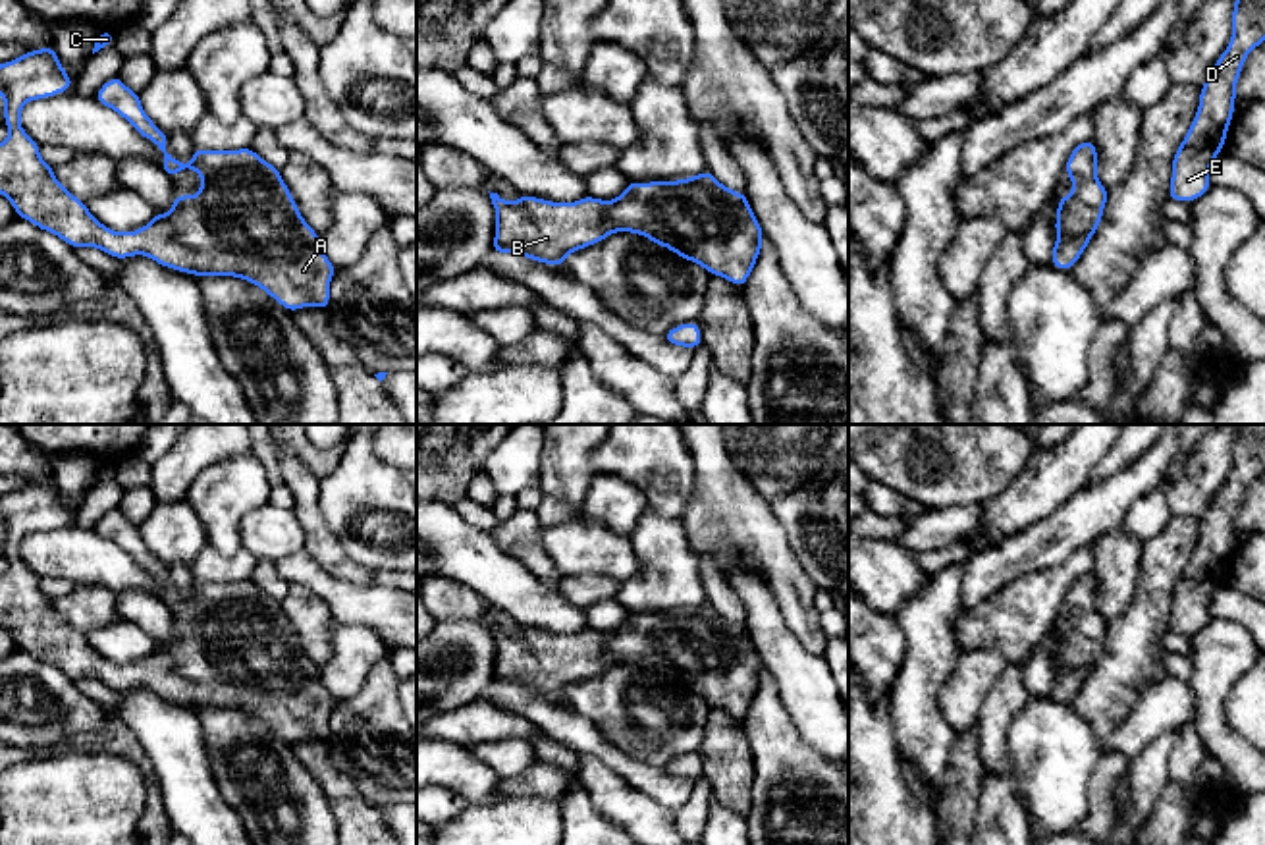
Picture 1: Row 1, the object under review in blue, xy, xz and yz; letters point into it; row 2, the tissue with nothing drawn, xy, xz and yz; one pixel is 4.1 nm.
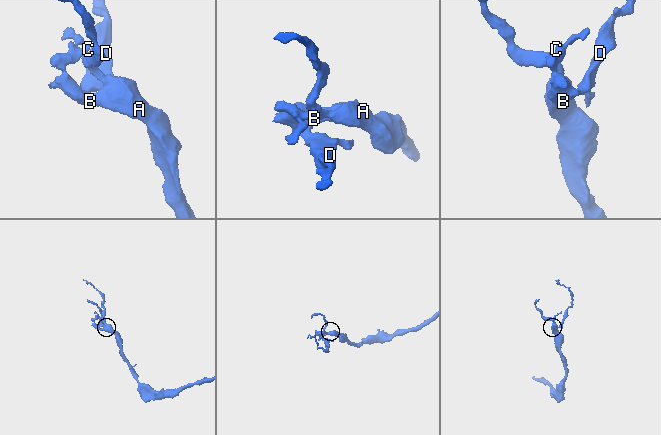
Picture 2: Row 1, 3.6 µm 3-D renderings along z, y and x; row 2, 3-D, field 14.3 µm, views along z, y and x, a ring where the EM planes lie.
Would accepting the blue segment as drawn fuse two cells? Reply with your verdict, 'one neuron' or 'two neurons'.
one neuron

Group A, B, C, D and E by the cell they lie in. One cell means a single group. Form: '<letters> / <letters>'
A B C D E

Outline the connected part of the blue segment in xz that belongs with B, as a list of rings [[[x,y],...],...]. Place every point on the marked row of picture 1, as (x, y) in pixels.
[[[710,170],[675,181],[631,181],[613,201],[586,195],[575,203],[552,203],[521,193],[517,203],[490,193],[496,208],[492,253],[521,255],[550,266],[563,266],[565,257],[600,243],[611,233],[640,233],[652,243],[700,264],[710,276],[721,276],[742,287],[760,257],[764,232],[744,193],[719,183]]]

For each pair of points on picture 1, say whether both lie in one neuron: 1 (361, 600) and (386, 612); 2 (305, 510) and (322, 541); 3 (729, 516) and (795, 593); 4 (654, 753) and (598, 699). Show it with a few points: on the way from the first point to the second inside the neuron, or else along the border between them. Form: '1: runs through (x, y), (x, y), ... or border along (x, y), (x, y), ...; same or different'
1: runs through (367, 604), (380, 608); same
2: runs through (311, 517), (319, 533); same
3: runs through (749, 535), (783, 573); same
4: runs through (641, 739), (612, 710); same

